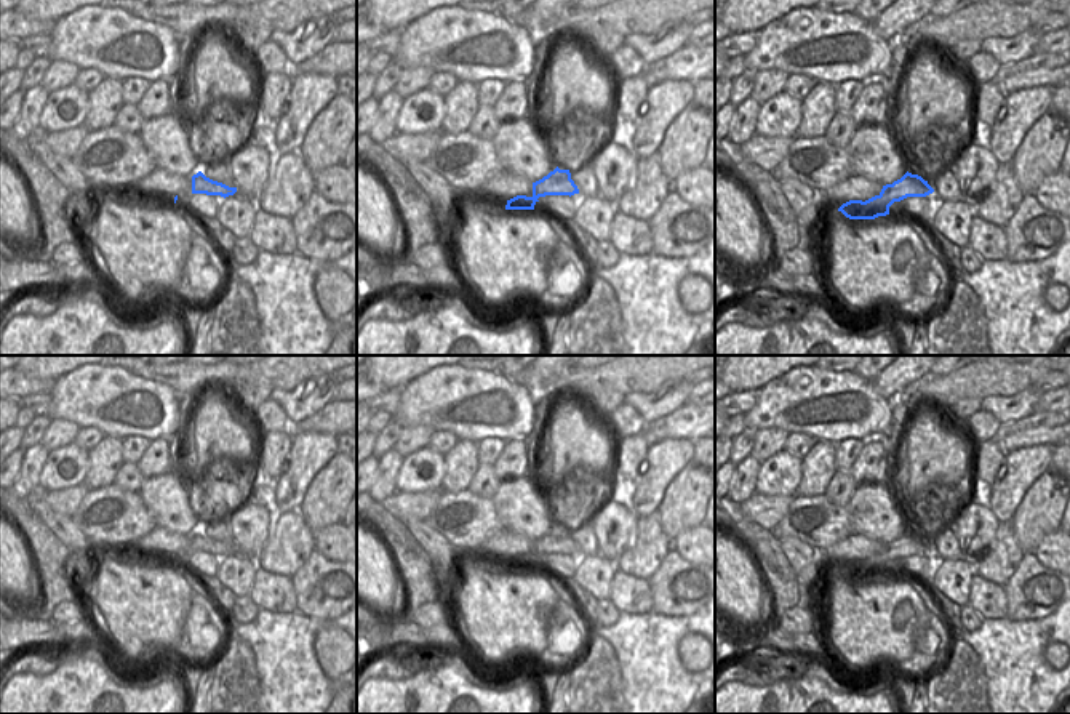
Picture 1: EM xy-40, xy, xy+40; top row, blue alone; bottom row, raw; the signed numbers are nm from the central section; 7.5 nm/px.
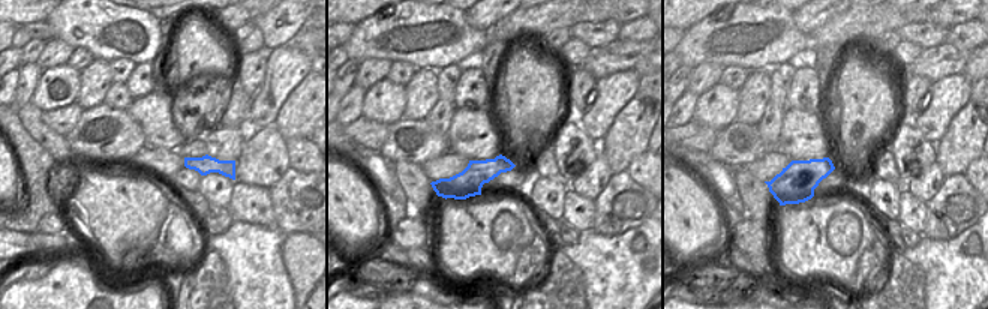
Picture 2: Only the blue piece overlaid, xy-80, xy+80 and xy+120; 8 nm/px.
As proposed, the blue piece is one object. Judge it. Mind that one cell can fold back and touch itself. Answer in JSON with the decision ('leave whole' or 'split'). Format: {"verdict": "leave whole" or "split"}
{"verdict": "split"}

